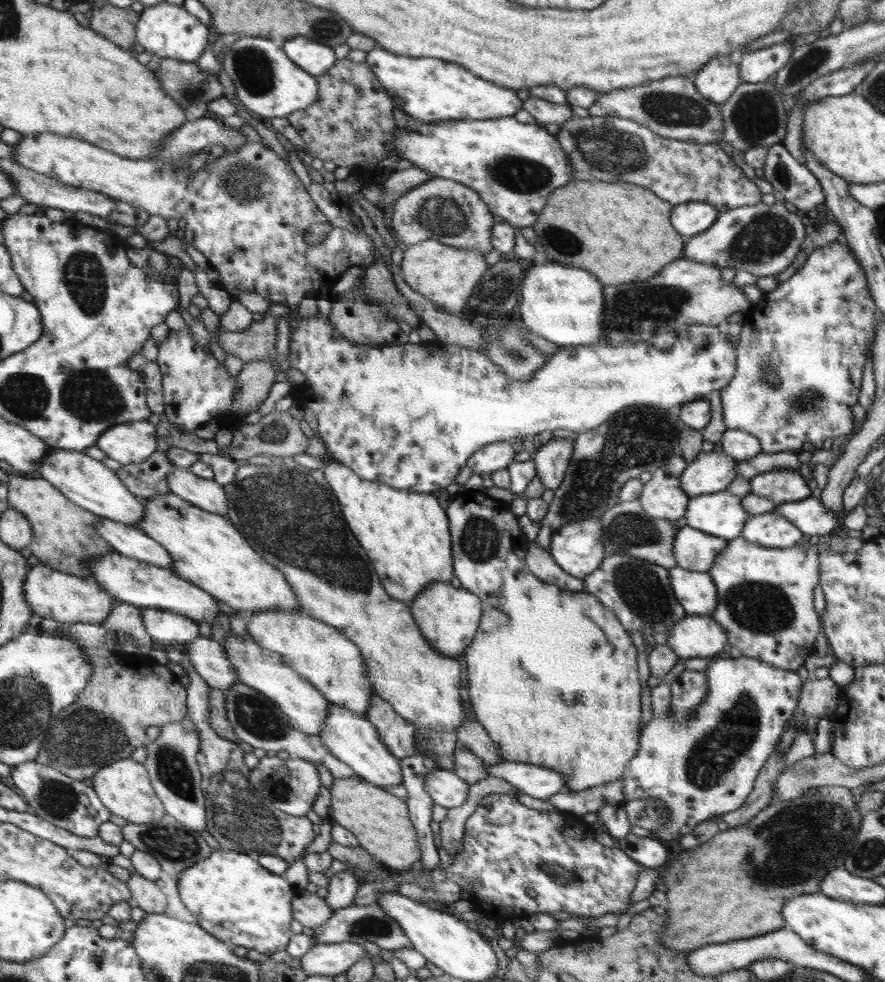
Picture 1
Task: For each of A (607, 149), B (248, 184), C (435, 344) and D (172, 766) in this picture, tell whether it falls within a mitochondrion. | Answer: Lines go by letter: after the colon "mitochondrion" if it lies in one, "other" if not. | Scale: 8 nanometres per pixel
A: mitochondrion
B: mitochondrion
C: other
D: mitochondrion

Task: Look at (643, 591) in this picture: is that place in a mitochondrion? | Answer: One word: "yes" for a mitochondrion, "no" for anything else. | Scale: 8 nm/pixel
yes

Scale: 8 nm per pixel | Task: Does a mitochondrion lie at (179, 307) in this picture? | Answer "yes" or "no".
no

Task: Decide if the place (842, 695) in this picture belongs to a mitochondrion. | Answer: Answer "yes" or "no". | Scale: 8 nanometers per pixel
no

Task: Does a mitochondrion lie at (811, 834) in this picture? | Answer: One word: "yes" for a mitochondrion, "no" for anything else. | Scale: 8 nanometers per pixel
yes

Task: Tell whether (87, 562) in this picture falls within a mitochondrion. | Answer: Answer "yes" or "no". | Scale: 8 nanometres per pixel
no

